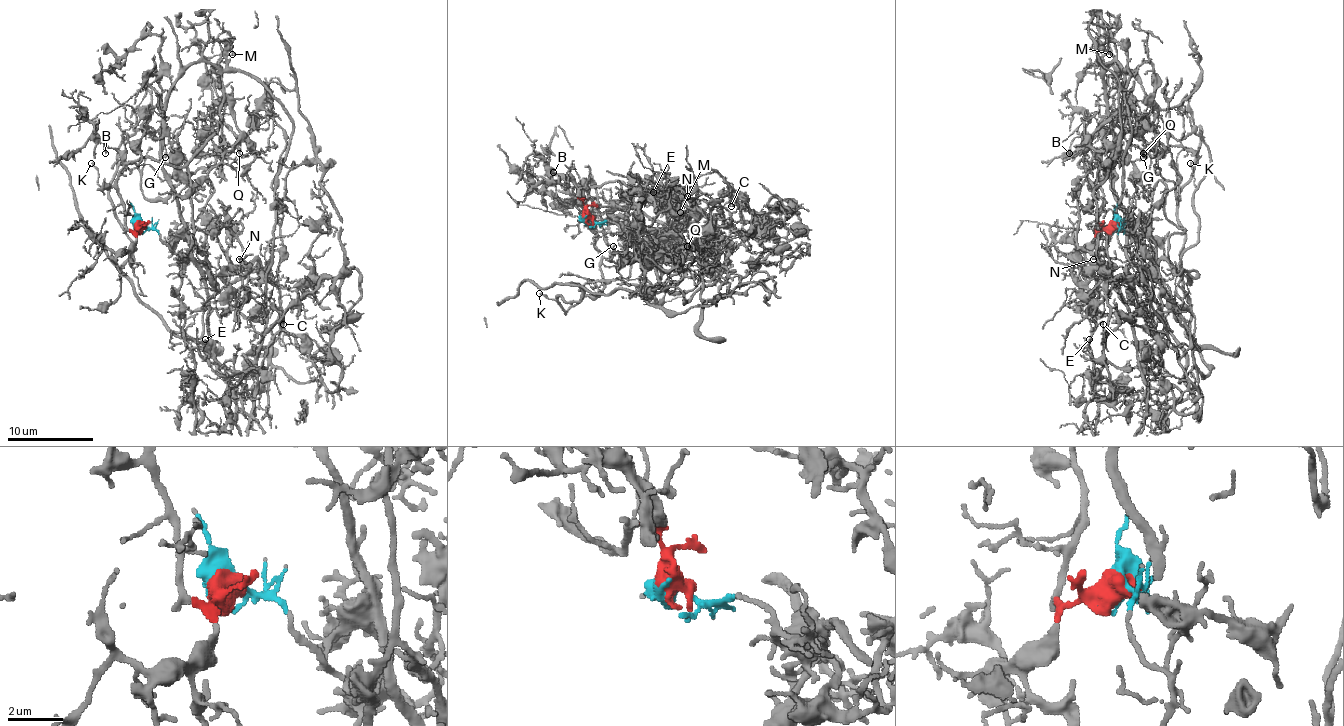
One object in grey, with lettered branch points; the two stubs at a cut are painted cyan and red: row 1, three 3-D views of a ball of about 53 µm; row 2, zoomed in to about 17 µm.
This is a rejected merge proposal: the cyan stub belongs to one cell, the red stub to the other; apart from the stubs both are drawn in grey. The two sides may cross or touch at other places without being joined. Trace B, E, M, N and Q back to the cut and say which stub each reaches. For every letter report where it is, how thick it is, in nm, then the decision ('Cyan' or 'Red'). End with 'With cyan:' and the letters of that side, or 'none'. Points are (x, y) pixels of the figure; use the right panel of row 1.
B: Place: (1069, 153). Thickness 110 nm. Red
E: Place: (1089, 339). Thickness 80 nm. Red
M: Place: (1109, 54). Thickness 110 nm. Red
N: Place: (1093, 259). Thickness 150 nm. Red
Q: Place: (1143, 153). Thickness 140 nm. Cyan
With cyan: Q

